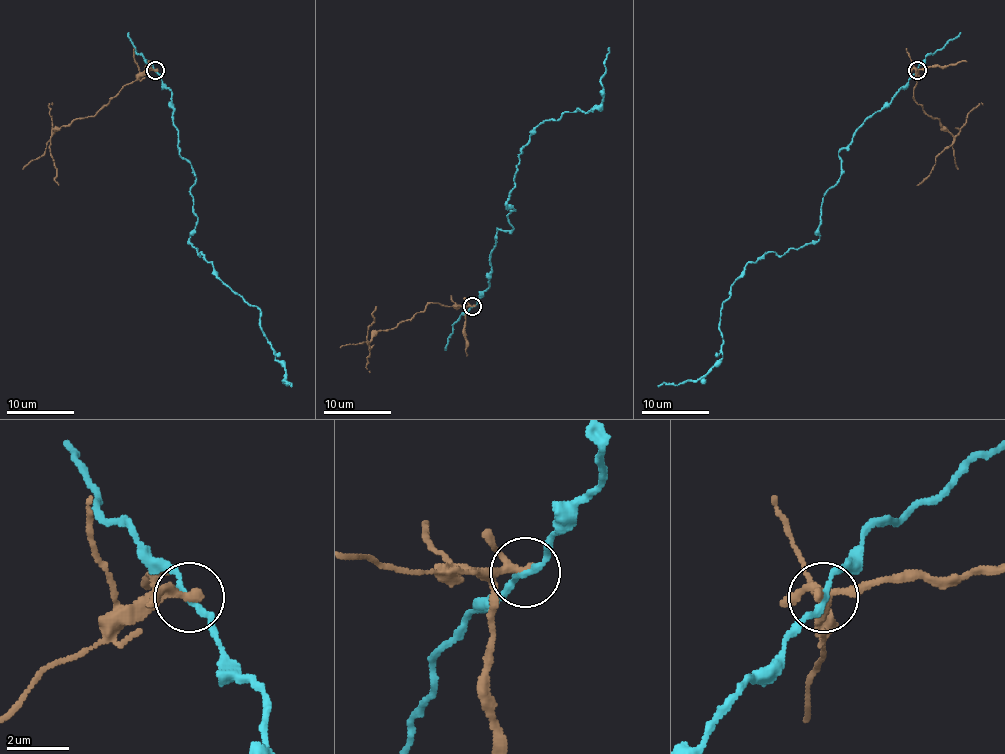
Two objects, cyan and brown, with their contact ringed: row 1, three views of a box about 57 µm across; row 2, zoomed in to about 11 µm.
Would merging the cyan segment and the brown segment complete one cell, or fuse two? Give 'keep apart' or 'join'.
keep apart

